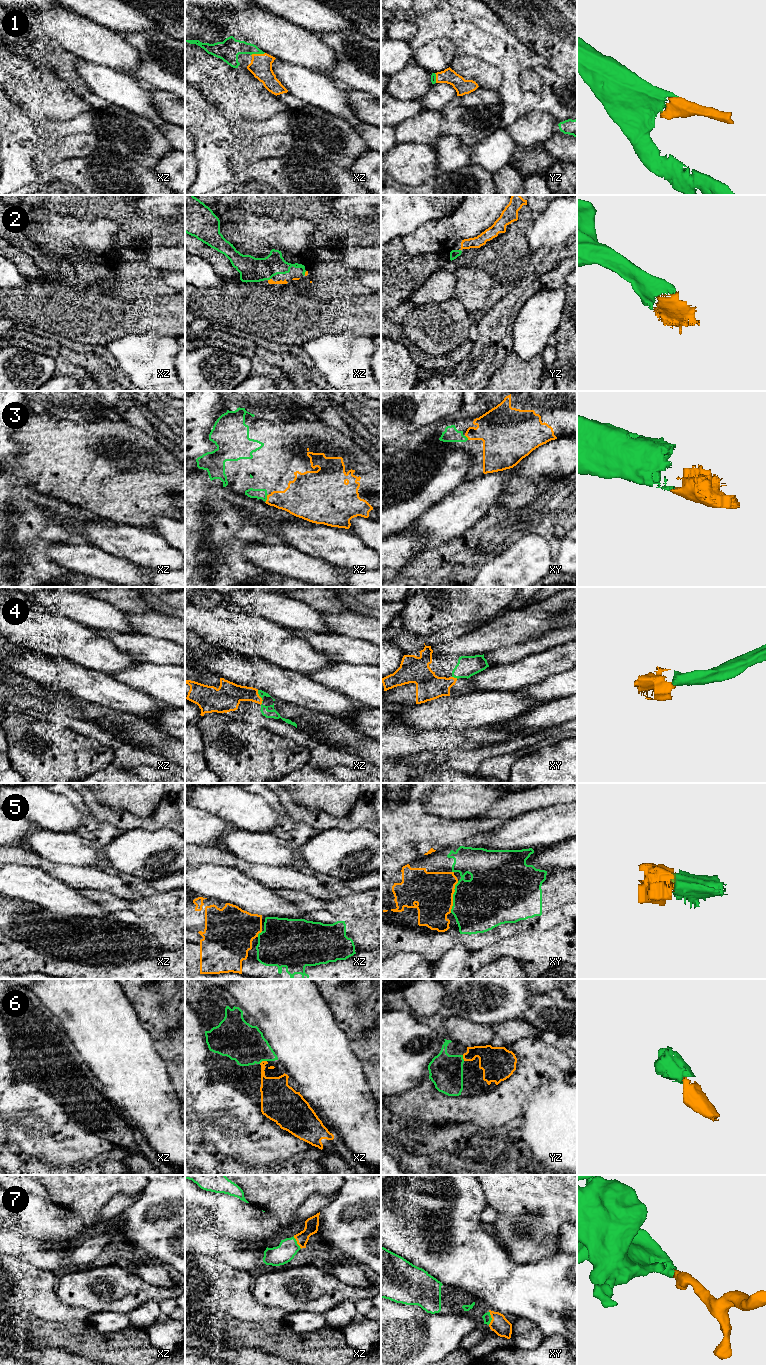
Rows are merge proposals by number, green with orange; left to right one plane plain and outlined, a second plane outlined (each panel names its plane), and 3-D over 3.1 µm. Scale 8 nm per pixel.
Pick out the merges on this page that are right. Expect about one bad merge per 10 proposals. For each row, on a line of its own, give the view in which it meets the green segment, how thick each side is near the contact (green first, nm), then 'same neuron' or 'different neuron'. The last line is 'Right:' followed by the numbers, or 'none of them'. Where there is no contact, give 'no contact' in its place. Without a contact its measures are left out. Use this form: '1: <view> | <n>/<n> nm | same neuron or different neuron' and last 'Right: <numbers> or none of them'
1: xz | 170/180 nm | same neuron
2: xz | 200/40 nm | same neuron
3: xz | 80/260 nm | same neuron
4: xz | 50/200 nm | same neuron
5: xy | 440/320 nm | same neuron
6: xz | 320/200 nm | same neuron
7: xy | 70/150 nm | same neuron
Right: 1, 2, 3, 4, 5, 6, 7

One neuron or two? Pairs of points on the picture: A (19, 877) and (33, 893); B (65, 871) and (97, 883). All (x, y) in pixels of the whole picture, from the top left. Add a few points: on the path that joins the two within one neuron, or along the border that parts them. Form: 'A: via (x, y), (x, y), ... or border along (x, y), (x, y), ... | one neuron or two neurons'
A: via (23, 881), (31, 889) | one neuron
B: via (73, 876), (89, 878) | one neuron

